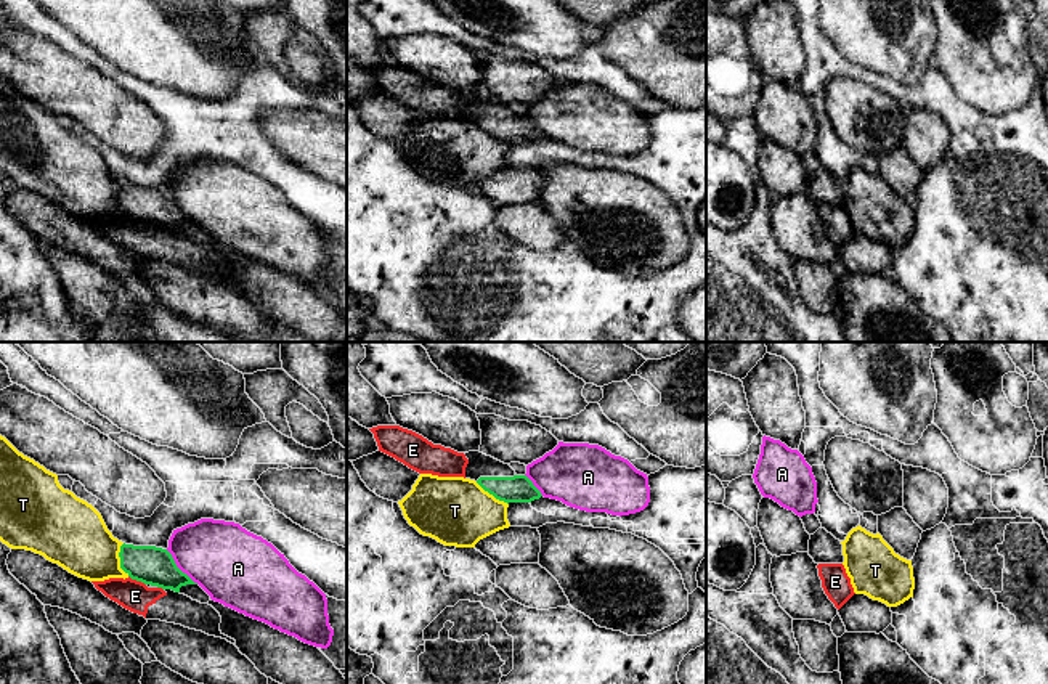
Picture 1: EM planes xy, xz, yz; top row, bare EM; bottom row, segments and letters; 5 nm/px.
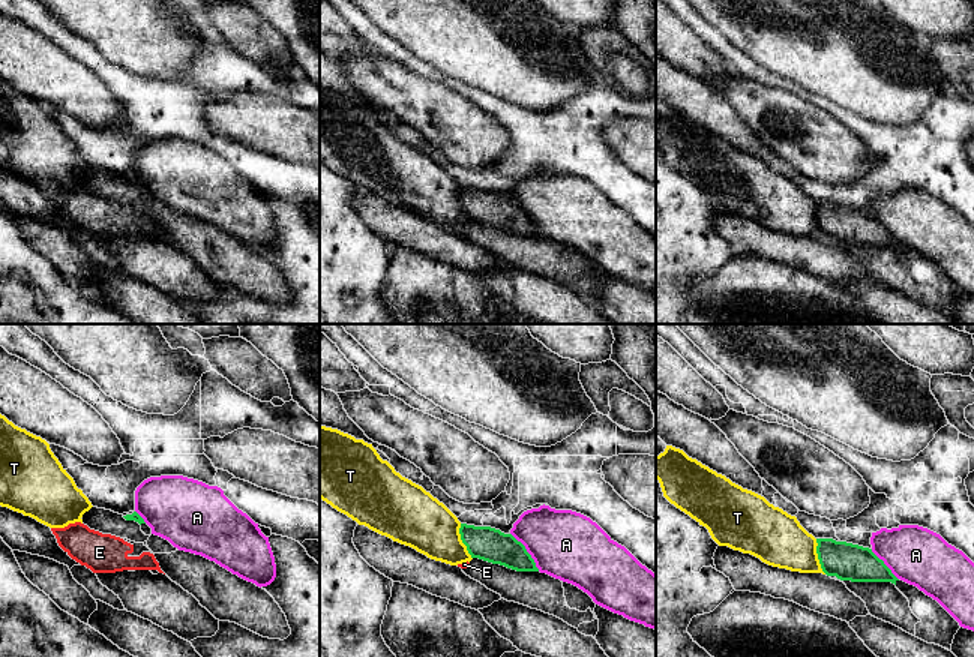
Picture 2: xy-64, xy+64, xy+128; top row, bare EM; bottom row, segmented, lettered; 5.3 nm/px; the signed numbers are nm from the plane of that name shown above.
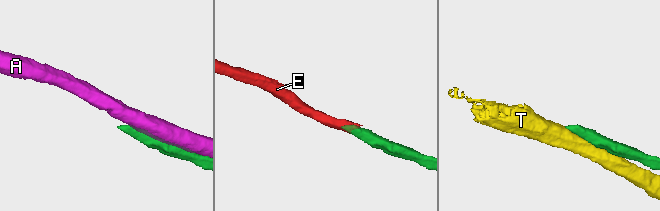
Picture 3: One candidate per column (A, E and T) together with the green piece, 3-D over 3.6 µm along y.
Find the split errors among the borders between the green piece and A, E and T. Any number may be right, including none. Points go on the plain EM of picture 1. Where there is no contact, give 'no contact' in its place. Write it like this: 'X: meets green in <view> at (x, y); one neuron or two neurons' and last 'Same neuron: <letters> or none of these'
A: meets green in xy at (178, 209); two neurons
E: meets green in xy at (137, 220); two neurons
T: meets green in xy at (121, 199); two neurons
Same neuron: none of these

